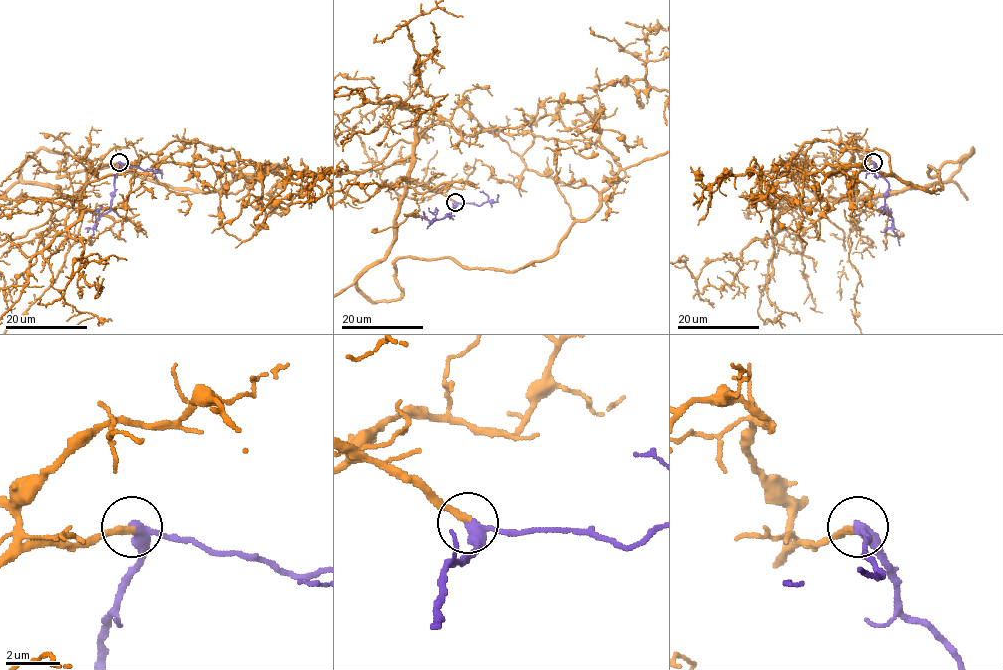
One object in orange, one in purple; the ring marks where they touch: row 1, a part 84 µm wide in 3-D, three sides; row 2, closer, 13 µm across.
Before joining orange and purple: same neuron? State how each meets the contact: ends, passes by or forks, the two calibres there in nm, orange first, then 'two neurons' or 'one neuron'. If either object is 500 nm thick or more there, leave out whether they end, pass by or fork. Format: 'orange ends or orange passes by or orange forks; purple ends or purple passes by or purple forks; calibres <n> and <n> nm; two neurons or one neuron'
orange ends; purple passes by; calibres 280 and 340 nm; one neuron

